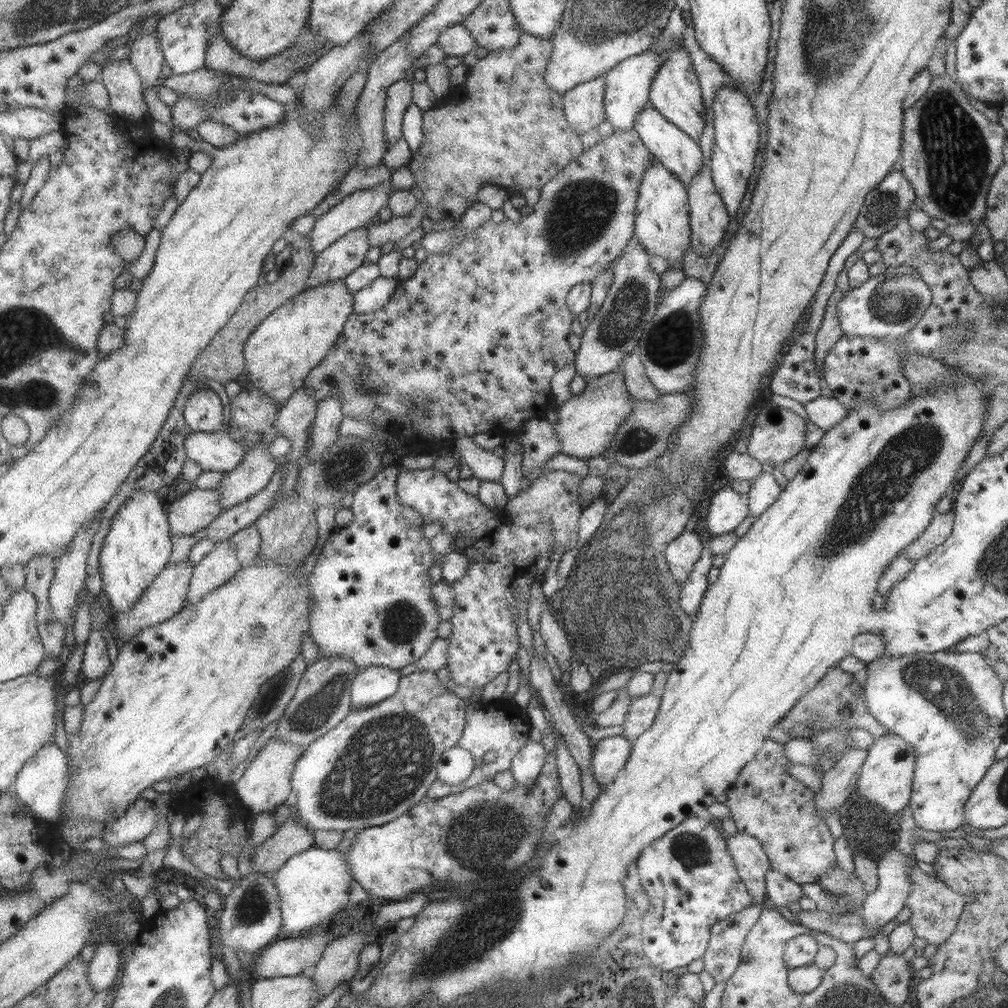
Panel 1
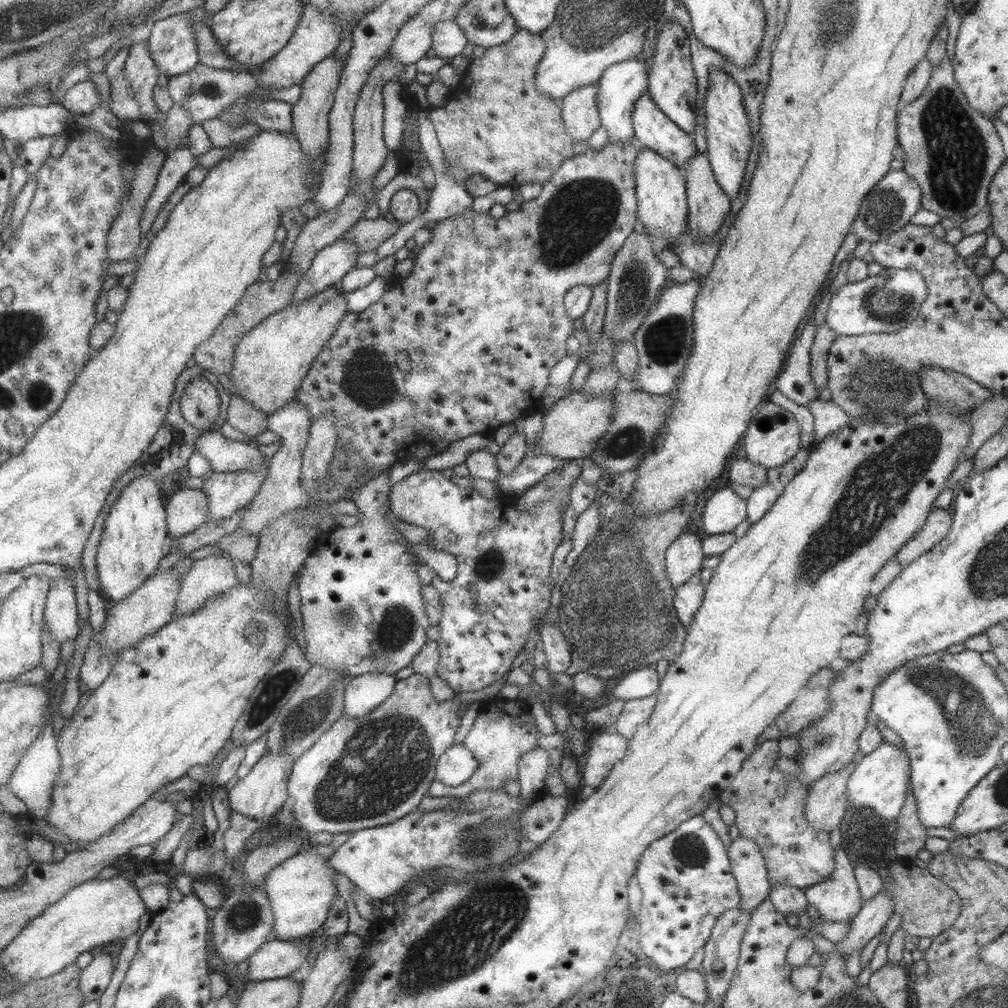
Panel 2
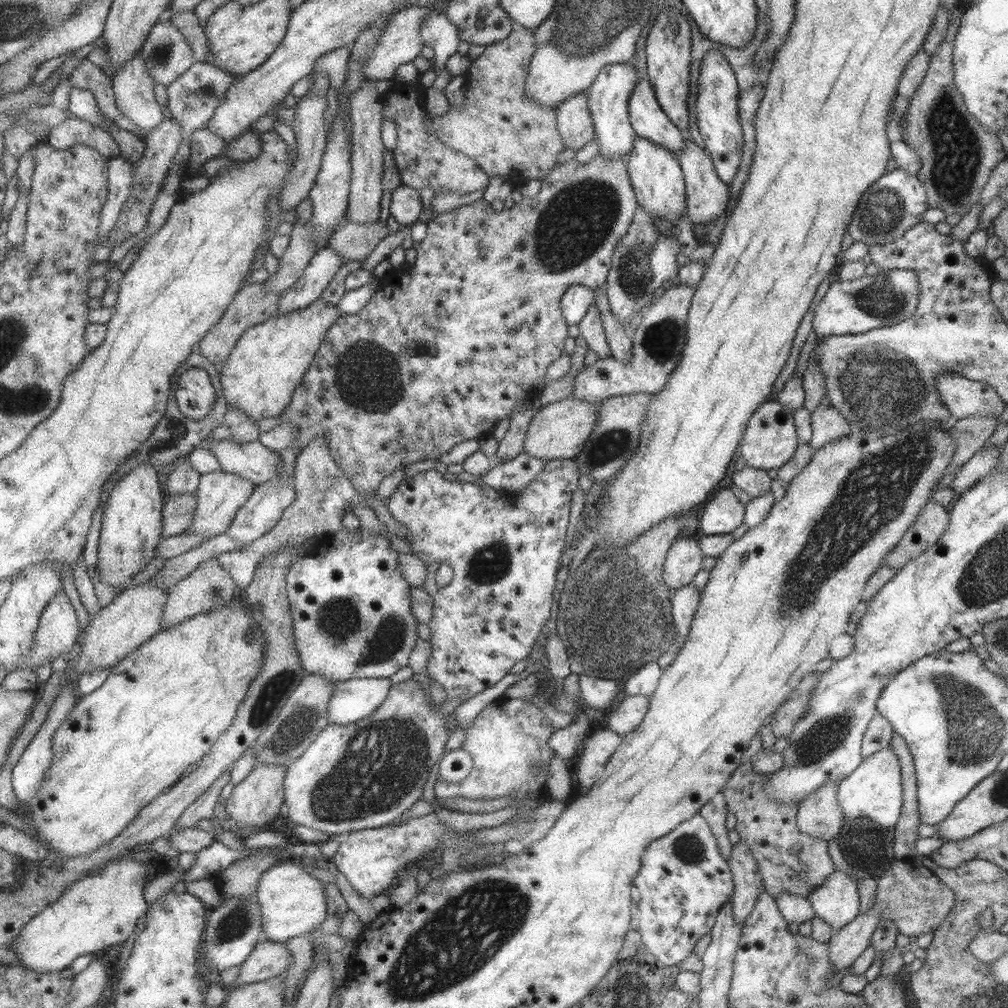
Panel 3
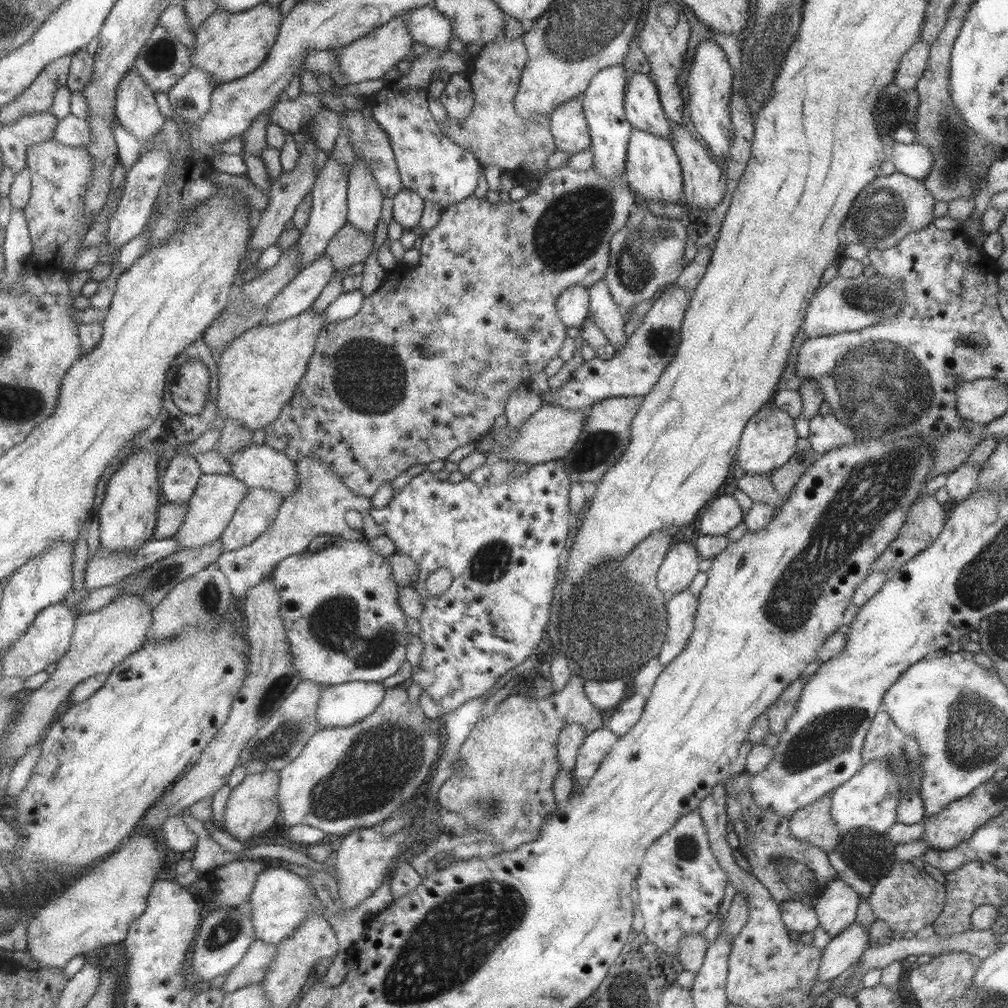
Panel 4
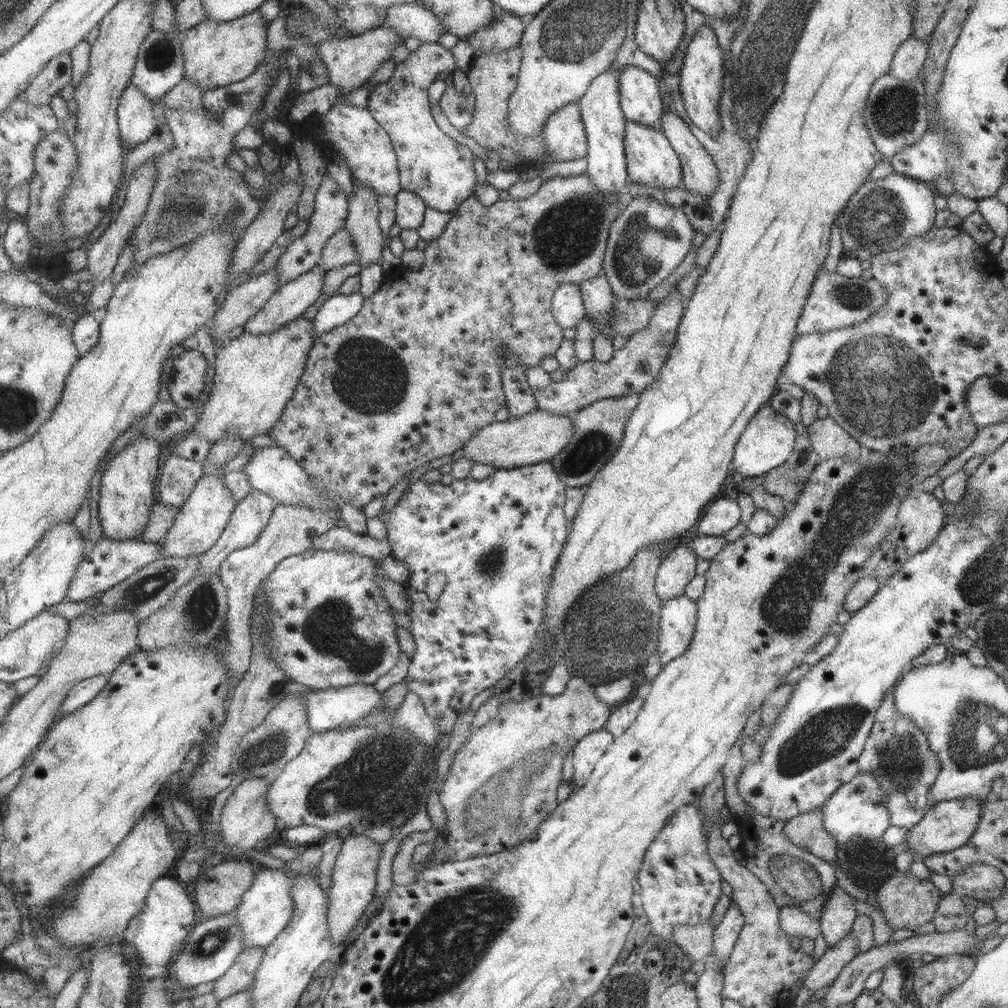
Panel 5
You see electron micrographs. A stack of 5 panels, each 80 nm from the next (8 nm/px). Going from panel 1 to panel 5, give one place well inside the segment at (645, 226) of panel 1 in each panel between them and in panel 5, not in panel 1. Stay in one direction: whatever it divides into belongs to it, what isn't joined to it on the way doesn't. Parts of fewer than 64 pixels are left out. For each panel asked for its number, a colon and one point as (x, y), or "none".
2: (660, 189)
3: (655, 175)
4: (652, 170)
5: (650, 160)

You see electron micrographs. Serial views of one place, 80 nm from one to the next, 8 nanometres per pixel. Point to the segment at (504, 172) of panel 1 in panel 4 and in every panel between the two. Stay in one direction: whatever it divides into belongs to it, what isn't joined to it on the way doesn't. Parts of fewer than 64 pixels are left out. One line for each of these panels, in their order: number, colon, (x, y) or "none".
2: (501, 126)
3: (502, 129)
4: (494, 132)

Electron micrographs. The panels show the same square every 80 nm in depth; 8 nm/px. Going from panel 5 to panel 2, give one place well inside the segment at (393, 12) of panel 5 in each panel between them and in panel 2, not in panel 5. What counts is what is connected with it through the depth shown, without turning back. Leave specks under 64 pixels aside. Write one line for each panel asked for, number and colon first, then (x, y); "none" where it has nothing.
2: (450, 40)
3: (440, 33)
4: (429, 26)

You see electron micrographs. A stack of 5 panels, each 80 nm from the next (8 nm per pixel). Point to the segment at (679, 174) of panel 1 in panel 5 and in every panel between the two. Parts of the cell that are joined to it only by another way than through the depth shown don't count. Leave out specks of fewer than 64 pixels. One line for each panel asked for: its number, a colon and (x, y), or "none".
2: (653, 130)
3: (647, 120)
4: (641, 106)
5: (640, 101)

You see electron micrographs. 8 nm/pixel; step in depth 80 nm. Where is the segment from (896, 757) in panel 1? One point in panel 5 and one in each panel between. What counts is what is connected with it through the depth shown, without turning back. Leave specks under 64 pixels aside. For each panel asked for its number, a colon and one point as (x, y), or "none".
2: (879, 780)
3: (873, 790)
4: (868, 799)
5: (857, 809)

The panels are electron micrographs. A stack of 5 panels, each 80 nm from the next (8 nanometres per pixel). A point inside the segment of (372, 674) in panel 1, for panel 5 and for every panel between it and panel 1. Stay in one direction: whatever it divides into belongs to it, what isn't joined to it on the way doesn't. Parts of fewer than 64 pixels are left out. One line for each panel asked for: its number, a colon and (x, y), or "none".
2: (364, 693)
3: (355, 699)
4: (343, 705)
5: (329, 709)

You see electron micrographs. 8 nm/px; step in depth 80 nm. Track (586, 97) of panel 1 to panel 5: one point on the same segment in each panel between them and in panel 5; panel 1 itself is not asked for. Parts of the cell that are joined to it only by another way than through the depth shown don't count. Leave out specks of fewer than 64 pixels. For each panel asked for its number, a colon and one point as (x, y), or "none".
2: (577, 109)
3: (575, 124)
4: (569, 128)
5: (564, 131)

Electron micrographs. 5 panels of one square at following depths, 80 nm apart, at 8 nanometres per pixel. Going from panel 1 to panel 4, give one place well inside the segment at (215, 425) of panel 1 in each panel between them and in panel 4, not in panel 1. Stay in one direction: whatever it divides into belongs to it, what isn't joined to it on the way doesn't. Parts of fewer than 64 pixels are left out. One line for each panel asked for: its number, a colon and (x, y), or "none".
2: (201, 404)
3: (197, 397)
4: (192, 391)

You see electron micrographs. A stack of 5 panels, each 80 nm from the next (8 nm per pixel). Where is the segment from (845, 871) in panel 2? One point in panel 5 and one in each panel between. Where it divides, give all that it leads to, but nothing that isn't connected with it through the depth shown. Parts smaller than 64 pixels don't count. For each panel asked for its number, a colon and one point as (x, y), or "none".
3: (836, 902)
4: (835, 907)
5: (837, 915)

